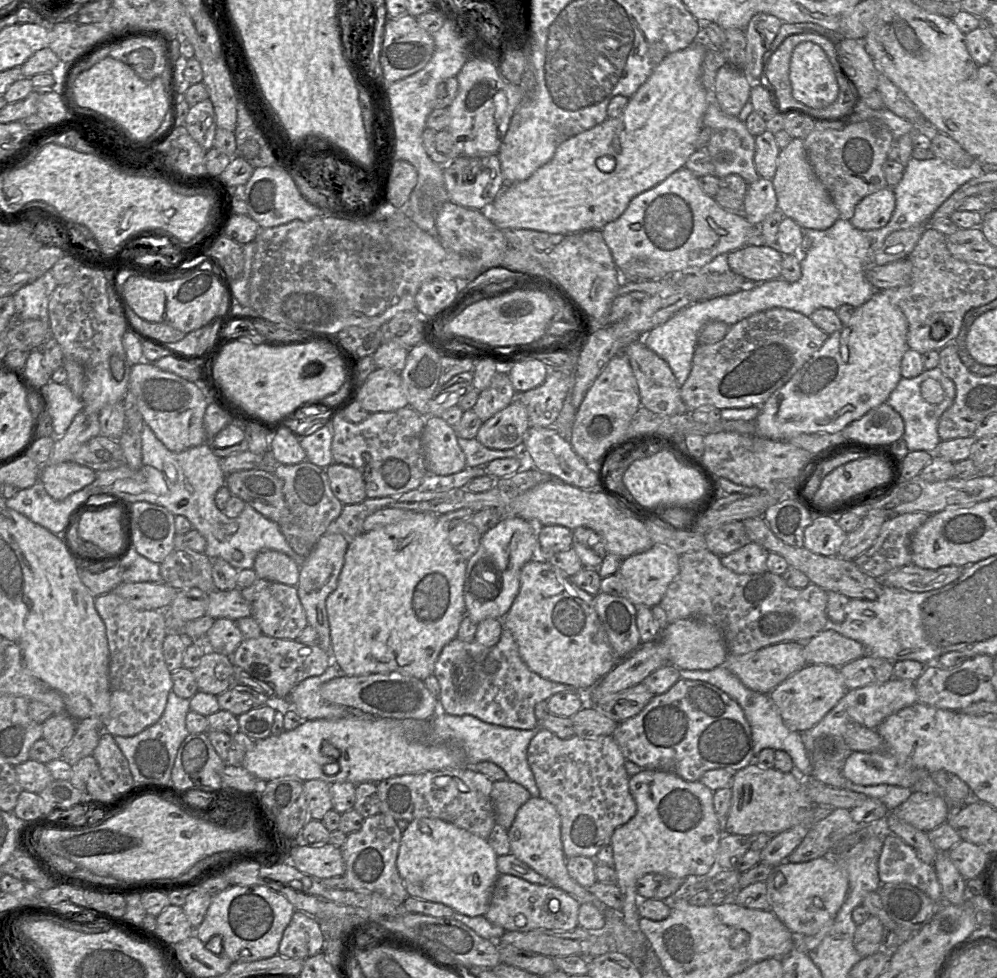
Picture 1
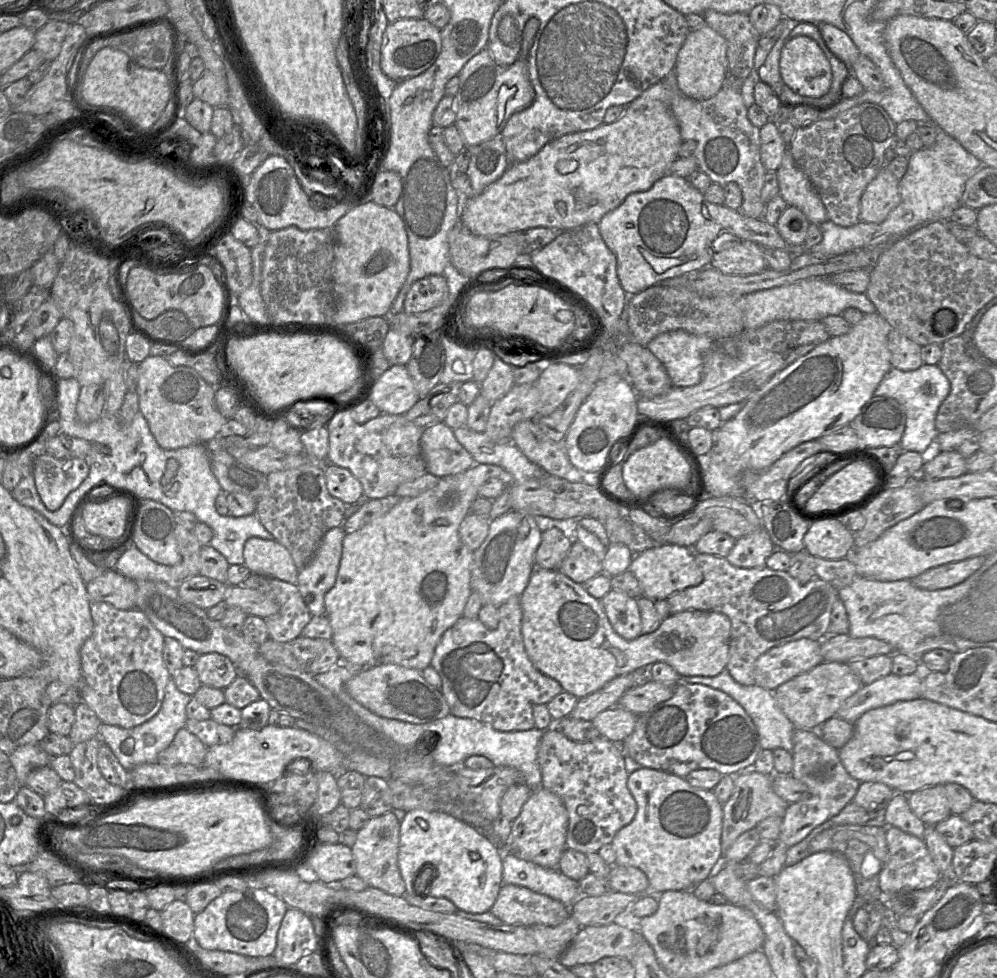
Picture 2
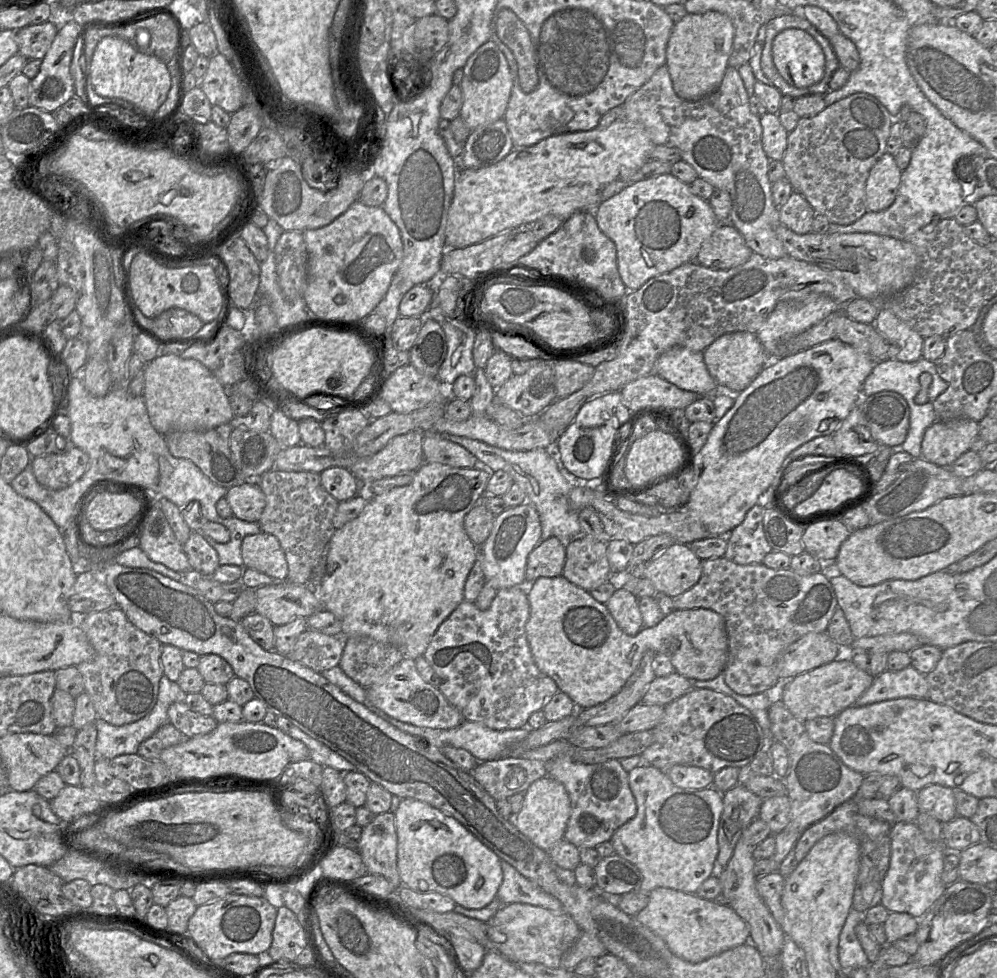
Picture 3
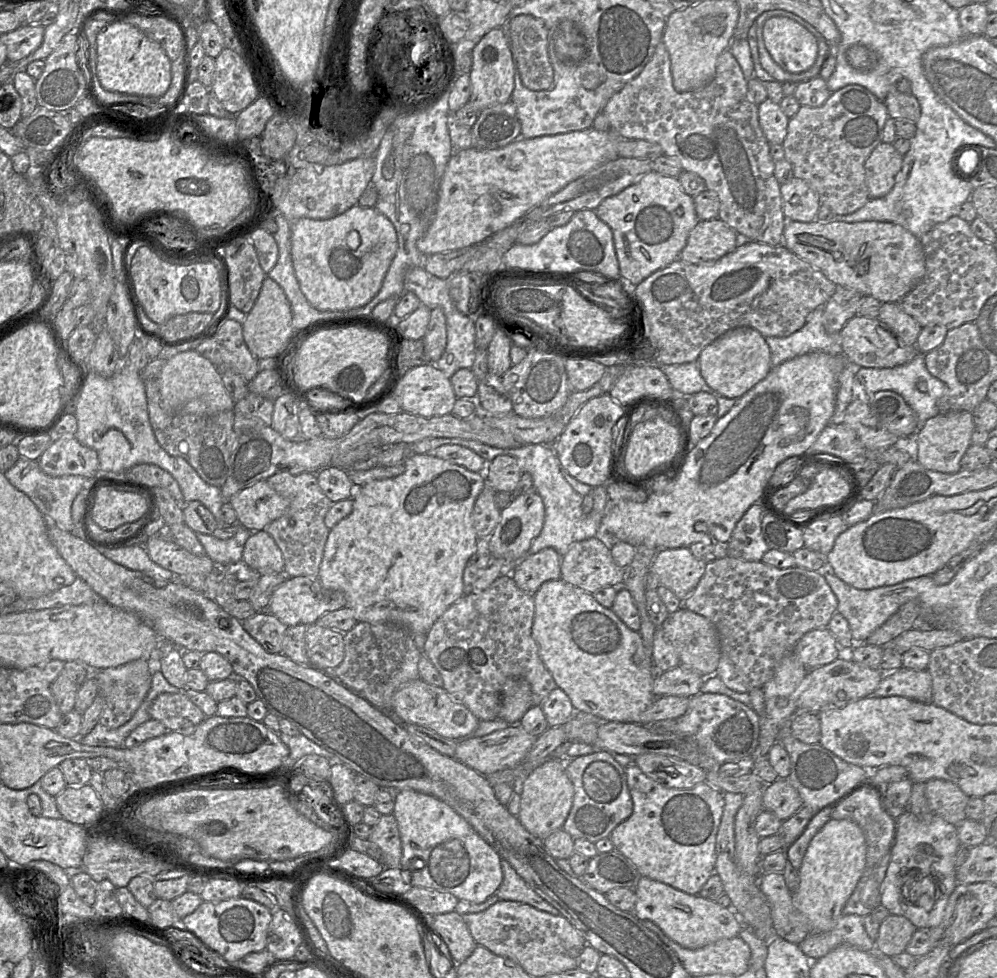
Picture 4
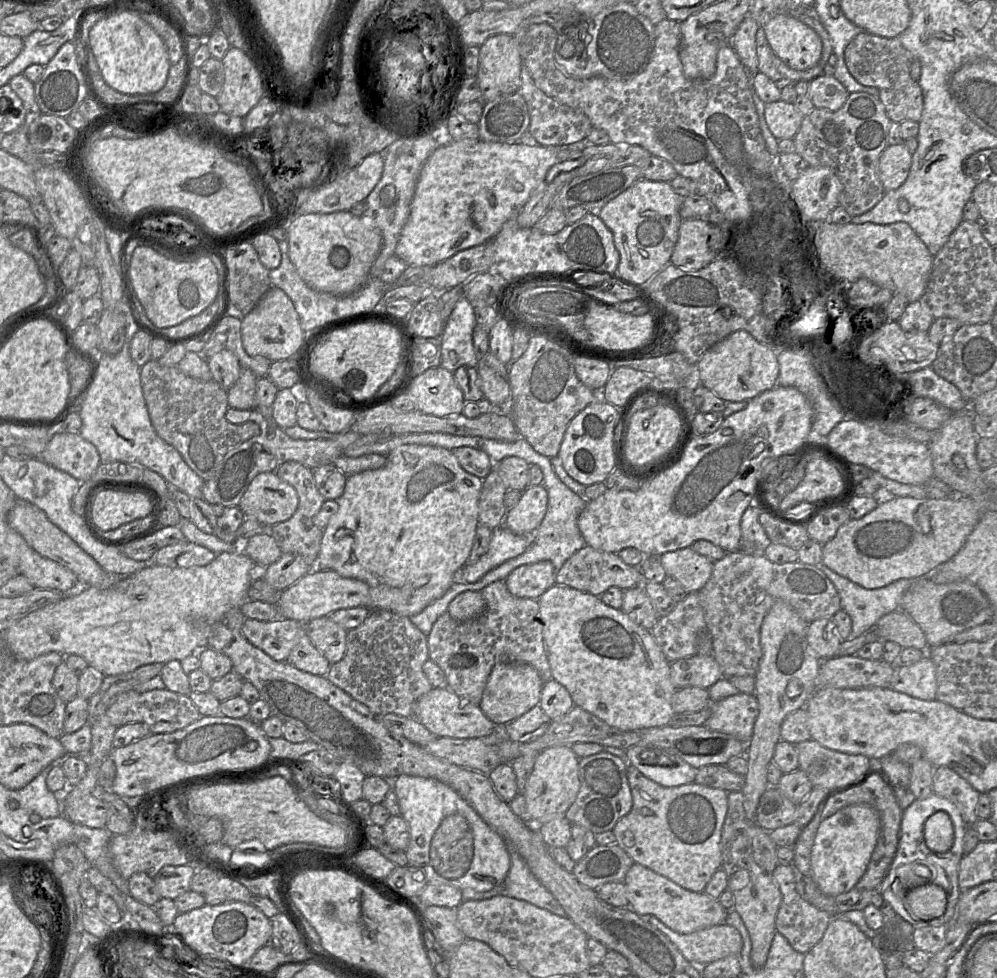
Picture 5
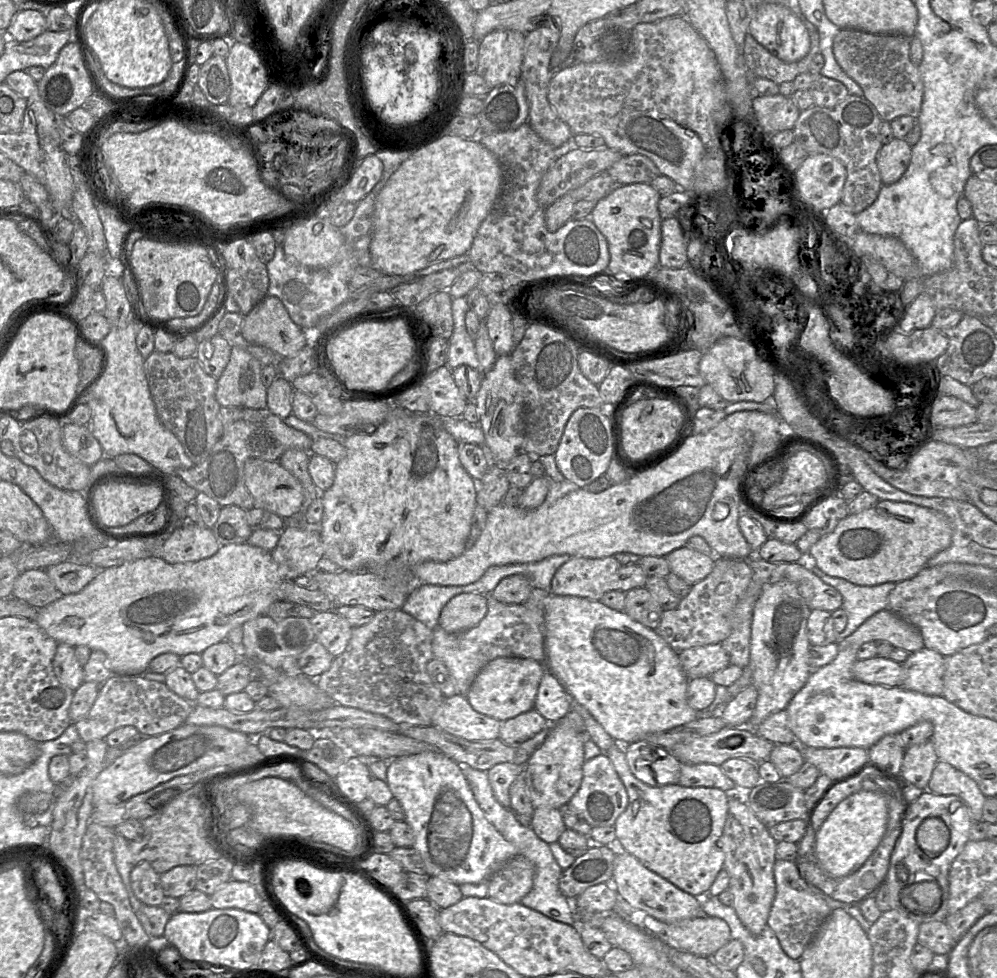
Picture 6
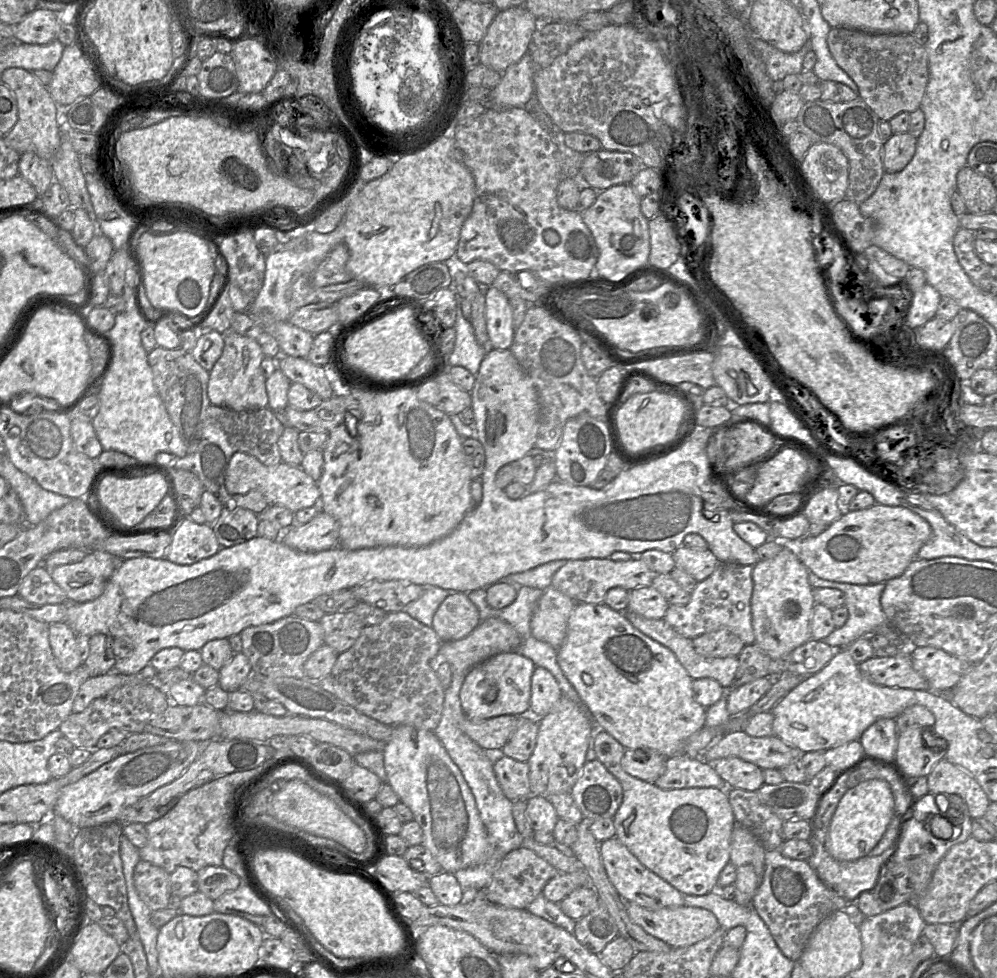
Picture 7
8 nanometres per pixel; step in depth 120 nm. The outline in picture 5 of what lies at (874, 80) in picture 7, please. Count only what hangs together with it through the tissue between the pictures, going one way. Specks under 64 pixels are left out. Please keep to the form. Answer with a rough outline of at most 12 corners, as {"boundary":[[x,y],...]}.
{"boundary":[[861,31],[844,61],[895,123],[920,120],[922,91],[898,38]]}

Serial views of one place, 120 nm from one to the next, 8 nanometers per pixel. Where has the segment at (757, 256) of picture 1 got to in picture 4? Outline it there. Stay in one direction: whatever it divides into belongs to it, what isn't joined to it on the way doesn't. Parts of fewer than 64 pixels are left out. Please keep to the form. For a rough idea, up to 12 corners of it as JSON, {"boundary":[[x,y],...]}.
{"boundary":[[719,218],[700,220],[679,259],[714,263],[750,240]]}

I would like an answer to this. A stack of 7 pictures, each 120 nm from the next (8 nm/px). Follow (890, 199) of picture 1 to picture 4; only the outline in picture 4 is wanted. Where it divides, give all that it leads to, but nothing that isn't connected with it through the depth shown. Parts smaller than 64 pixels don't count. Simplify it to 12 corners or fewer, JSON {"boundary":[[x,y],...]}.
{"boundary":[[880,143],[865,162],[869,199],[892,190],[903,158]]}

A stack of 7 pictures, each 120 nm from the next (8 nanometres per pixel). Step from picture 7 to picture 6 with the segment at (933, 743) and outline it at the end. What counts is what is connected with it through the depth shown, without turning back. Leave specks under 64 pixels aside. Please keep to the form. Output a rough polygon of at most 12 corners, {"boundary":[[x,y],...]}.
{"boundary":[[930,740],[904,752],[900,775],[926,790],[939,759]]}

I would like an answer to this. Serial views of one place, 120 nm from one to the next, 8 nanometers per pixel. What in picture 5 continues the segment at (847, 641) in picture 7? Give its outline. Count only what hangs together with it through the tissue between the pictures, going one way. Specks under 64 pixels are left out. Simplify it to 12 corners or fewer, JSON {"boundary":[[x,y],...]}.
{"boundary":[[823,563],[817,567],[851,618],[853,640],[900,609],[918,580],[900,579],[865,589]]}

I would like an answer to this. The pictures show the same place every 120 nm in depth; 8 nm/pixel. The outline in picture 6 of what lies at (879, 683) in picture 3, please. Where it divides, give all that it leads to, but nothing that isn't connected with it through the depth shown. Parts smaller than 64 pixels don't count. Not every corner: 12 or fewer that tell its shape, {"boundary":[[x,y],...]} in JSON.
{"boundary":[[926,647],[903,662],[904,689],[942,696],[945,657]]}

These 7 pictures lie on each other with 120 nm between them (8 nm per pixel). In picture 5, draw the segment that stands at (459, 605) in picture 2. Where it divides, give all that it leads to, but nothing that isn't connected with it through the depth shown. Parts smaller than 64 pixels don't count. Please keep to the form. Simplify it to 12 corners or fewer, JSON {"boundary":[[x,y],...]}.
{"boundary":[[406,444],[347,476],[316,569],[410,617],[470,555],[483,479]]}

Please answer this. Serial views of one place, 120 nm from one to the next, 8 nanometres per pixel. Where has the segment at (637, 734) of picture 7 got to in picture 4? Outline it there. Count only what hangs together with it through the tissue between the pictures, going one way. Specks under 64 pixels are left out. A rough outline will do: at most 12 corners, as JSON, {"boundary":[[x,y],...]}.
{"boundary":[[563,581],[533,595],[539,656],[576,711],[639,723],[640,633]]}

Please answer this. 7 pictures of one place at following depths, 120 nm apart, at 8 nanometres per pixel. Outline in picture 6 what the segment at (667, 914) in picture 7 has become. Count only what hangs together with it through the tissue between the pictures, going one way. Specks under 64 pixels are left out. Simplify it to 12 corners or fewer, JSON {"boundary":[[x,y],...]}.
{"boundary":[[708,915],[666,923],[642,929],[673,948],[712,957],[732,939]]}

